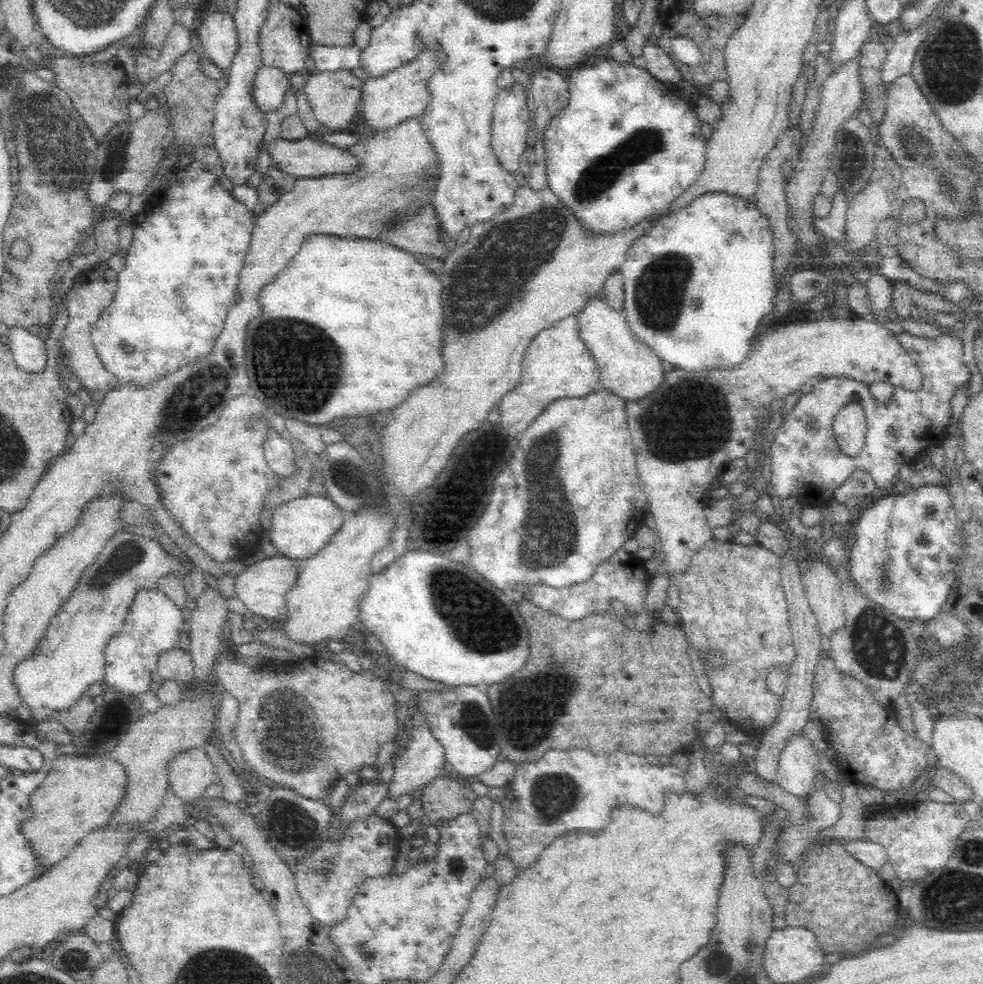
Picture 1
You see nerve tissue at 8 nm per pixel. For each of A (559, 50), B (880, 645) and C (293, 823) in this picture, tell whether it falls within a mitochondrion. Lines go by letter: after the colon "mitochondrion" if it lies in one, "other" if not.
A: other
B: mitochondrion
C: mitochondrion

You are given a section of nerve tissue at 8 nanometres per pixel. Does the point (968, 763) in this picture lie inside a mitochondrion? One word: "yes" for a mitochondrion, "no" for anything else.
no

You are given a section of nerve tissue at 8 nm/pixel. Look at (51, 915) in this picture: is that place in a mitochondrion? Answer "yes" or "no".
no

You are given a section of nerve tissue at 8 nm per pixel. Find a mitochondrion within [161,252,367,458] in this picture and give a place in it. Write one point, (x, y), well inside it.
(295, 357)

